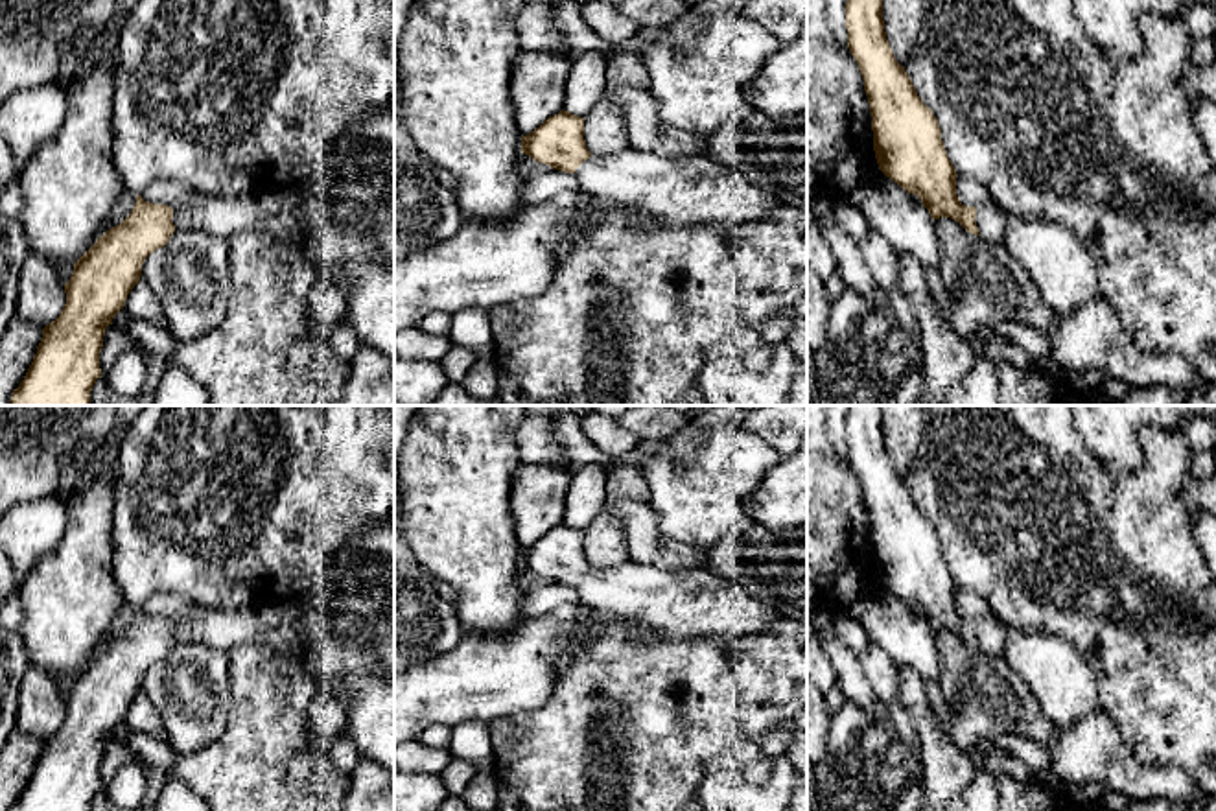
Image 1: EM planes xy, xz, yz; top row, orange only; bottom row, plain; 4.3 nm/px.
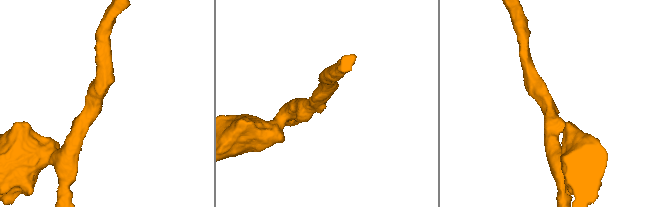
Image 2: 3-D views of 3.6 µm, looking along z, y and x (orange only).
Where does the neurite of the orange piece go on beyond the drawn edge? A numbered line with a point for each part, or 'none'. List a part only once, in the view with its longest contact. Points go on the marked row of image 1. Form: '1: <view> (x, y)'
1: yz (992, 220)

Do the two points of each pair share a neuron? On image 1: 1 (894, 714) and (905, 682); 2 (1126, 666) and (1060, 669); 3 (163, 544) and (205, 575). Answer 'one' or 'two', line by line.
1: two
2: two
3: one

